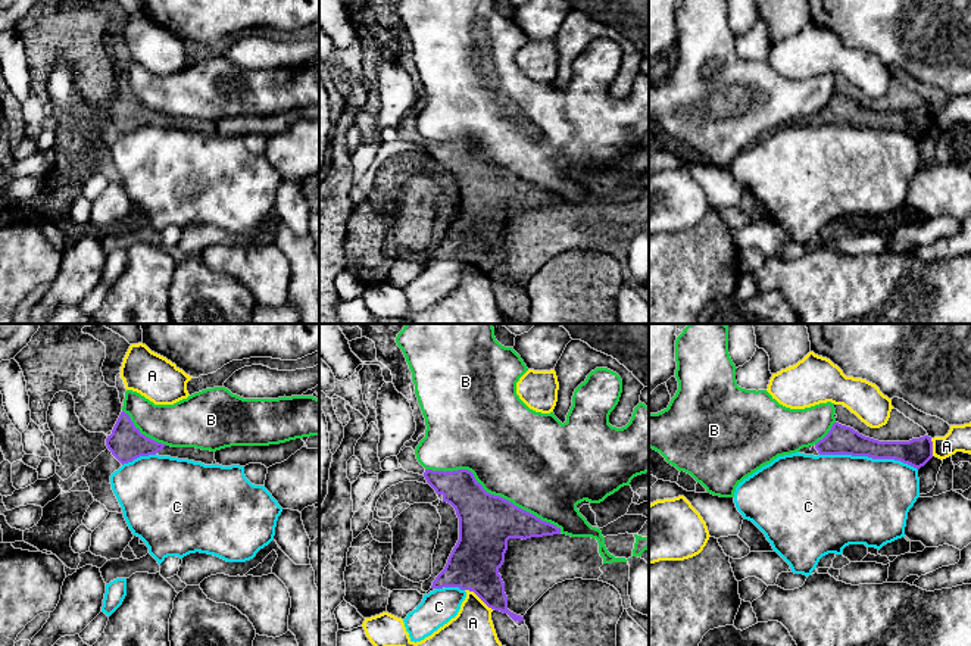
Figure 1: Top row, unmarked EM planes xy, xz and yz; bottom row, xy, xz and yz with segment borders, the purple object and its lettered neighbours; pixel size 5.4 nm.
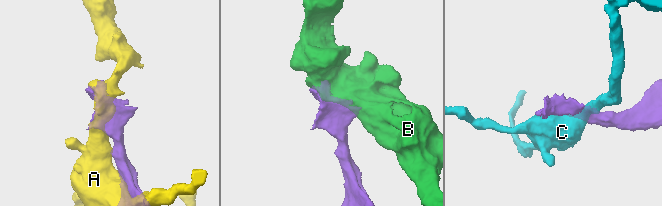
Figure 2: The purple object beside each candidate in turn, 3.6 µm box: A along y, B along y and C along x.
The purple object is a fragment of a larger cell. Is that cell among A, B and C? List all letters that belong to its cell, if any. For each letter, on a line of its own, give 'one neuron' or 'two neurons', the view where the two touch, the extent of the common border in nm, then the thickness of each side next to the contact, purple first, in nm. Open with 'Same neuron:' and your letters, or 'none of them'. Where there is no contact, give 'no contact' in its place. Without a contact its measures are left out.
Same neuron: none of them
A: two neurons; meets purple in xz; contact 190 nm long; 280 nm thick on the purple side, 220 nm on the other
B: two neurons; meets purple in xz; contact 800 nm long; 300 nm thick on the purple side, 480 nm on the other
C: two neurons; meets purple in yz; contact 550 nm long; 160 nm thick on the purple side, 480 nm on the other

